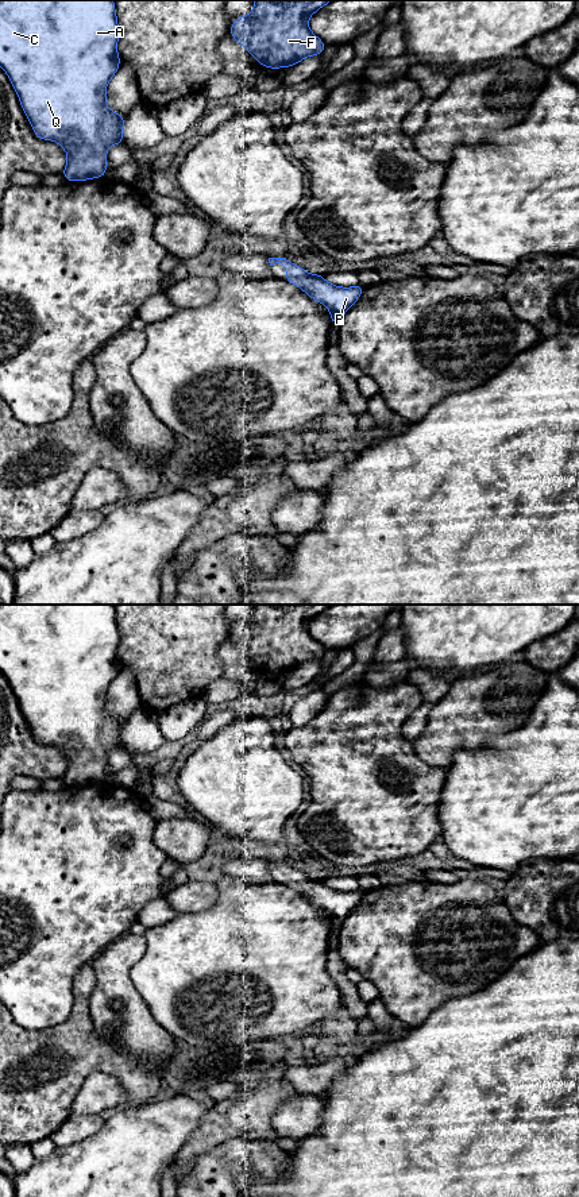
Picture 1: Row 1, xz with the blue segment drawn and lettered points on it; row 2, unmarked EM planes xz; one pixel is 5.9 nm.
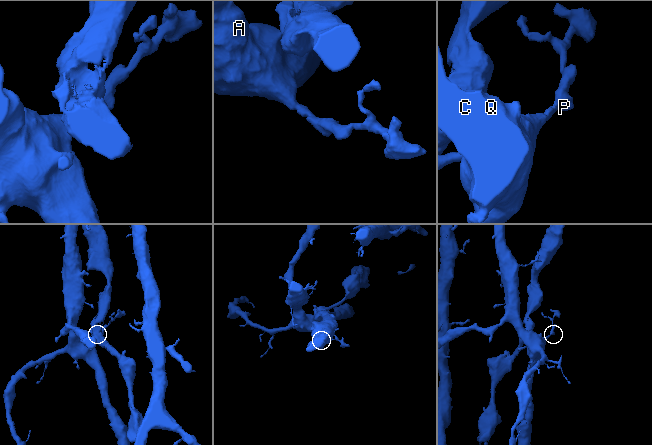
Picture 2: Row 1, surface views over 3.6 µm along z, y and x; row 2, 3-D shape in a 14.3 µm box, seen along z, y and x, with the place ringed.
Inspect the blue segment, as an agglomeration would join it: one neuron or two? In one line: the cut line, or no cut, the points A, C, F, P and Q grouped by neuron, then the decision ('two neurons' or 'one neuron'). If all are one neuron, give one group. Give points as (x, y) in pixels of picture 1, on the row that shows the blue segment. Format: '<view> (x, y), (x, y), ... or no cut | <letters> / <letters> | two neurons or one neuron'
no cut | A C F P Q | one neuron

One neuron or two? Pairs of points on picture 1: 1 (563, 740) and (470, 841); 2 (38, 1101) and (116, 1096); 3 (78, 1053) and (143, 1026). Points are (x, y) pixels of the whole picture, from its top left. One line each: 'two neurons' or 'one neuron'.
1: one neuron
2: two neurons
3: two neurons

